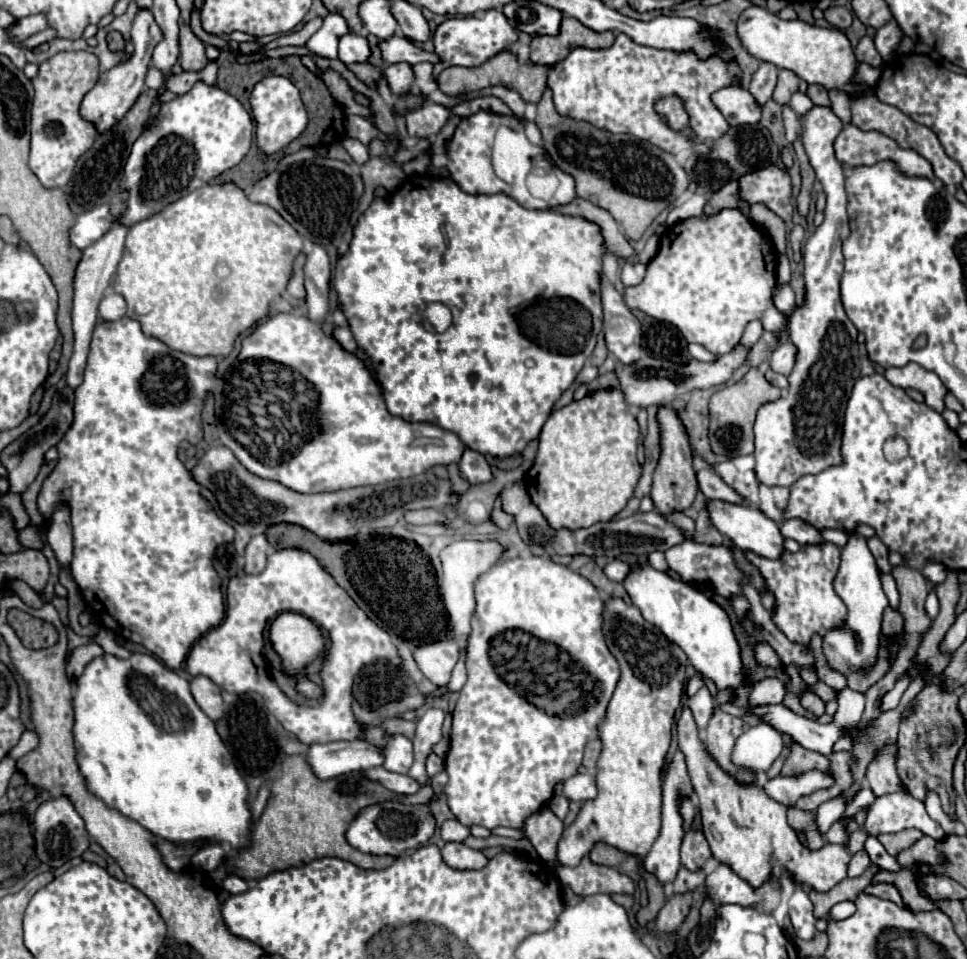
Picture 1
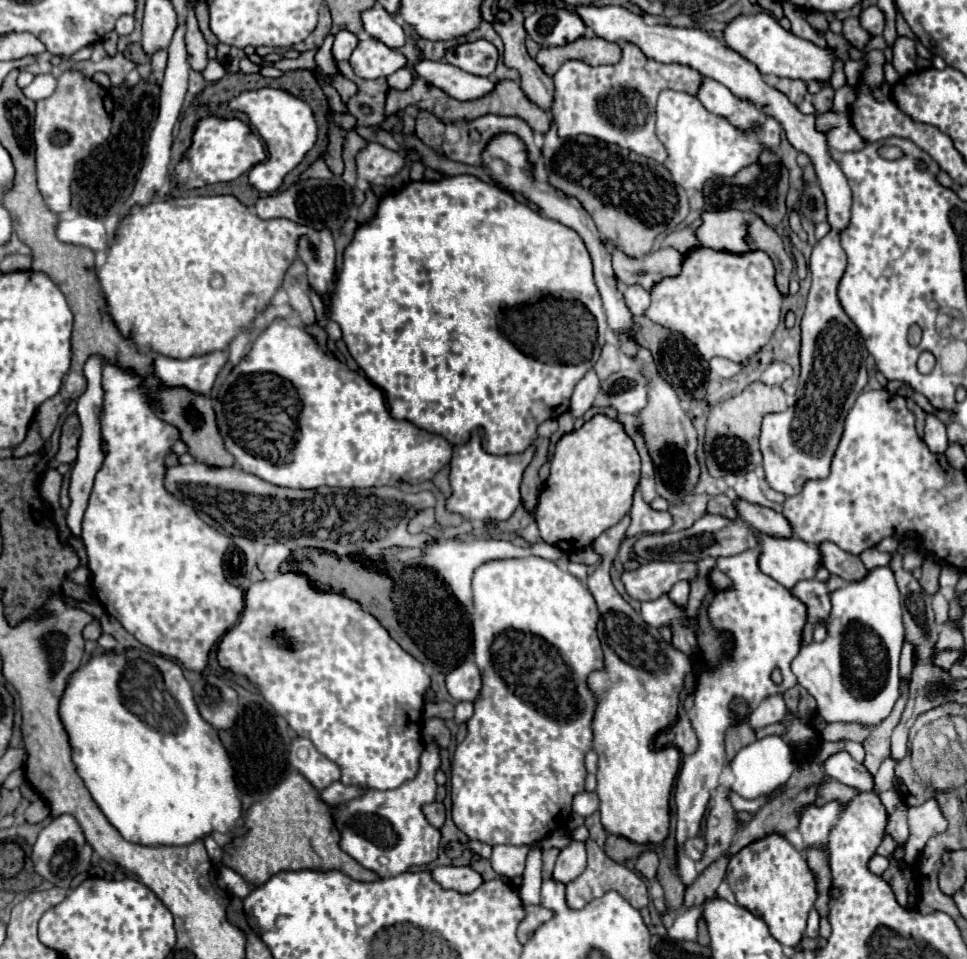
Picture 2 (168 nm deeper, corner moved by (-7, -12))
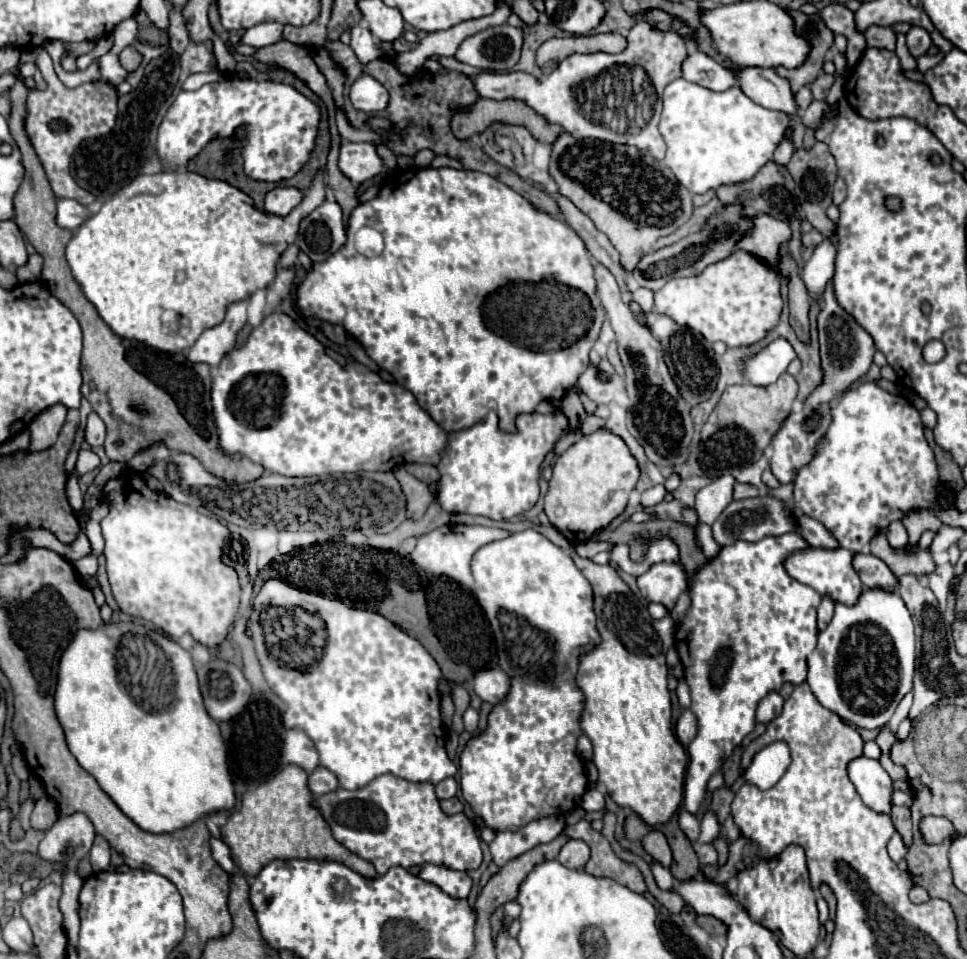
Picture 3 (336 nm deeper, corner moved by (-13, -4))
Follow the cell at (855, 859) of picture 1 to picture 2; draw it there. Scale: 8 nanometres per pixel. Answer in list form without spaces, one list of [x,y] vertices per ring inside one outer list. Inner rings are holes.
[[[872,856],[872,860],[868,860],[868,868],[870,868],[870,872],[872,874],[876,874],[876,876],[880,876],[886,868],[888,868],[888,858],[884,858],[884,856]]]

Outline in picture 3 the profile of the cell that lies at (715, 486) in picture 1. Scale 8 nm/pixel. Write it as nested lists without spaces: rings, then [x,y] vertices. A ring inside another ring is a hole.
[[[798,516],[798,532],[808,540],[812,548],[838,548],[838,540],[816,520],[808,516]]]

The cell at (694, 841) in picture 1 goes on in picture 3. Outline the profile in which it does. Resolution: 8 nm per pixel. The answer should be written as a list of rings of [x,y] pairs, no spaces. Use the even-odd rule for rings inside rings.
[[[680,810],[680,814],[678,814],[678,822],[680,822],[682,832],[684,832],[692,842],[696,842],[698,834],[700,834],[700,822],[698,822],[698,818],[696,818],[694,814],[686,812],[686,810]]]

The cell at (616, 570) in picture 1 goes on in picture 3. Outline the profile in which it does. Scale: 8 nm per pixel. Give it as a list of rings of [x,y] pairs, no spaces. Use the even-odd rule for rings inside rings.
[[[660,562],[638,576],[638,588],[648,602],[664,604],[672,612],[678,596],[686,590],[686,576],[678,564]]]

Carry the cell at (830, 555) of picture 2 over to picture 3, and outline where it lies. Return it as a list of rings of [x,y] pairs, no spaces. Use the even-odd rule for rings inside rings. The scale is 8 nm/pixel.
[[[858,552],[854,556],[854,568],[862,580],[862,584],[866,588],[882,588],[886,592],[894,592],[896,590],[896,576],[892,574],[892,570],[876,556],[872,554],[864,554],[864,552]]]

